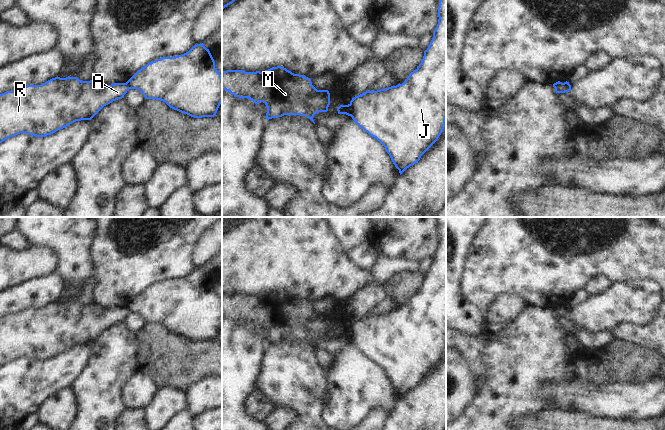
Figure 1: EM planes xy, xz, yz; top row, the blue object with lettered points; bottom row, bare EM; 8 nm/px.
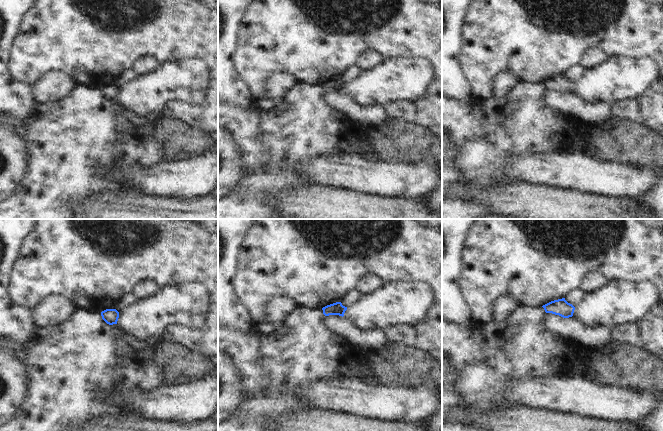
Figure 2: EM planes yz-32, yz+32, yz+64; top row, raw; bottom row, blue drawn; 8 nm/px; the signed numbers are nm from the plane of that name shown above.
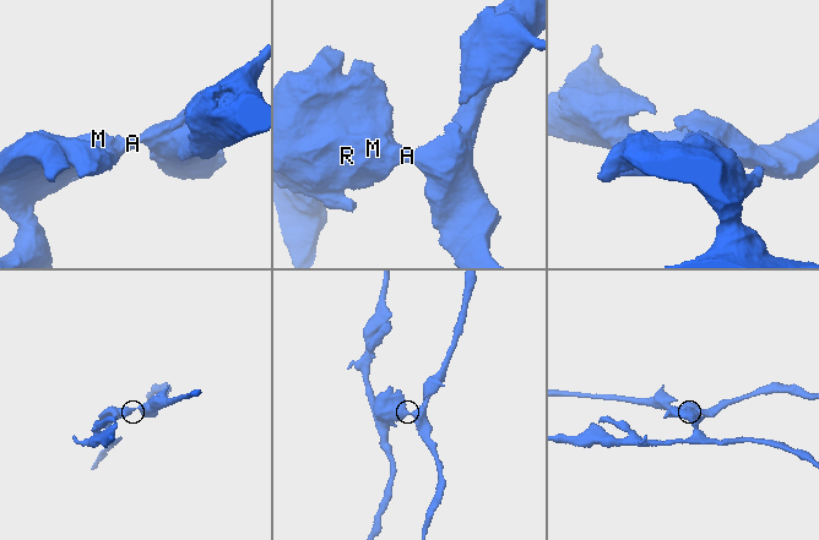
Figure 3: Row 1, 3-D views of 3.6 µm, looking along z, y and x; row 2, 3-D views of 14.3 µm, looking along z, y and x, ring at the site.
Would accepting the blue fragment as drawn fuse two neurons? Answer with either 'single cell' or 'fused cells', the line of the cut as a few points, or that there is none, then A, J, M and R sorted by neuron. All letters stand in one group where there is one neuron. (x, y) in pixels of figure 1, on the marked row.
fused cells; cut in xz along (349, 104), (350, 115); A M R / J

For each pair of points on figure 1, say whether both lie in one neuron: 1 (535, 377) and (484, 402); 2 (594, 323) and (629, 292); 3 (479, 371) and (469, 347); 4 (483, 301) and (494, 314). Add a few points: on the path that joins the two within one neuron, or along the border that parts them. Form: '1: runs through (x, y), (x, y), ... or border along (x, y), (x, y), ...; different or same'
1: runs through (522, 379), (497, 402); same
2: runs through (603, 314), (620, 301); same
3: runs through (477, 365), (474, 361), (473, 353); same
4: border along (508, 294), (502, 294), (491, 304), (486, 319); different

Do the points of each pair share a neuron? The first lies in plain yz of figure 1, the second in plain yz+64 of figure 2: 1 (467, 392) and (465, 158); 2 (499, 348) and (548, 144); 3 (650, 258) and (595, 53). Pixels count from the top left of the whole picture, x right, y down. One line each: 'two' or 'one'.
1: two
2: one
3: two

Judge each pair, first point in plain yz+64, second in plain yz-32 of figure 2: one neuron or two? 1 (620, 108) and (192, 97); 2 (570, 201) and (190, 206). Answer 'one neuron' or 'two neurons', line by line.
1: two neurons
2: one neuron

